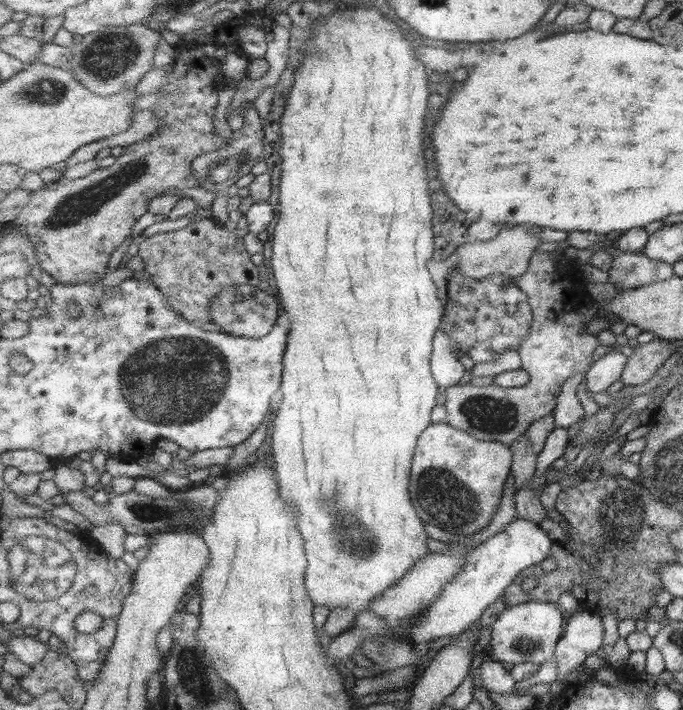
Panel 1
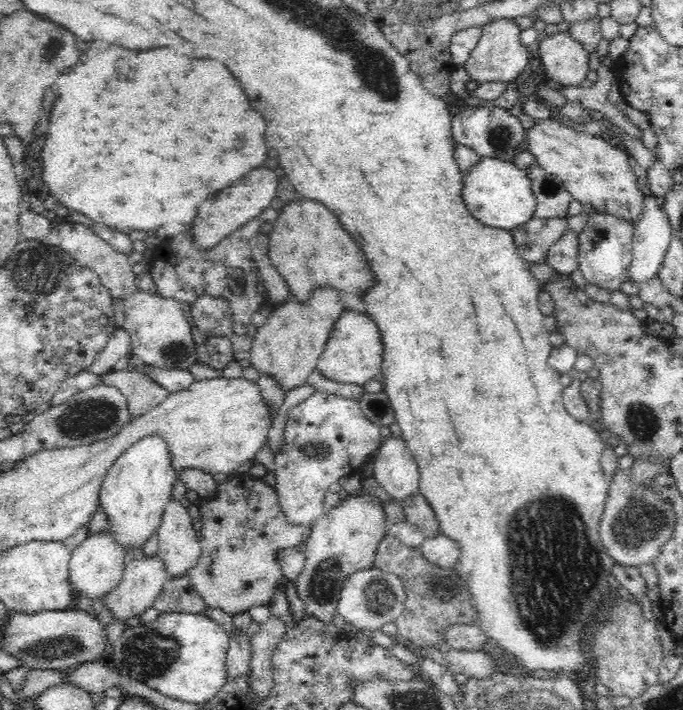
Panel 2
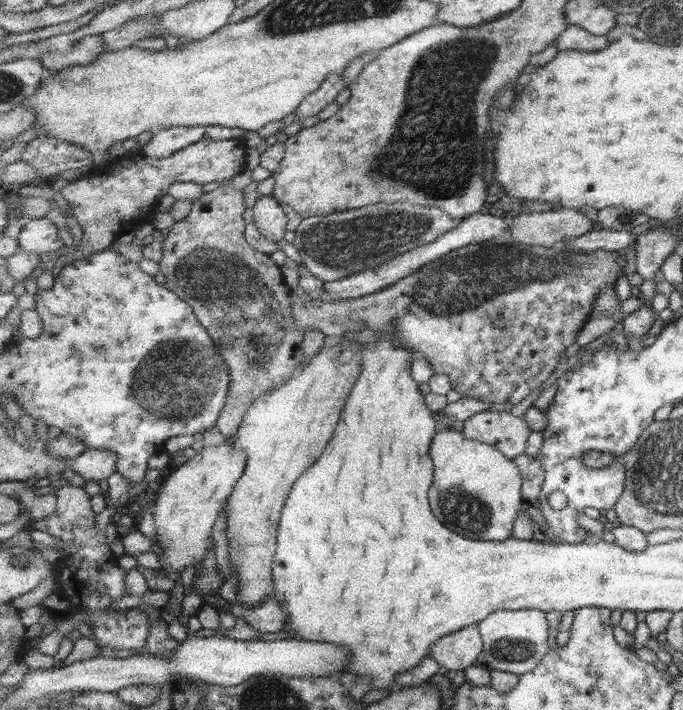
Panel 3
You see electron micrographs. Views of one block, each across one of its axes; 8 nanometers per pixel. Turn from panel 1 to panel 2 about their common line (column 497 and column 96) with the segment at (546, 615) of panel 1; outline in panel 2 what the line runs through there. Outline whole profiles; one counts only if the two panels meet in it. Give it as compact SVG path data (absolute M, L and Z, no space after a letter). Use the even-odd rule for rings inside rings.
M51 610L37 613L16 613L10 611L10 620L5 626L5 643L3 650L10 654L15 654L15 657L21 662L21 666L29 667L30 669L40 670L60 670L60 668L72 668L84 662L94 662L103 660L101 656L105 651L107 644L107 631L96 617L90 613L78 610Z

